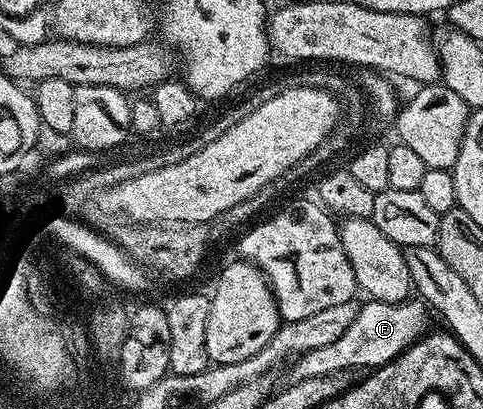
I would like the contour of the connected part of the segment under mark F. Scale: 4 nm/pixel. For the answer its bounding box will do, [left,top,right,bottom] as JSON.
[288,299,431,382]

